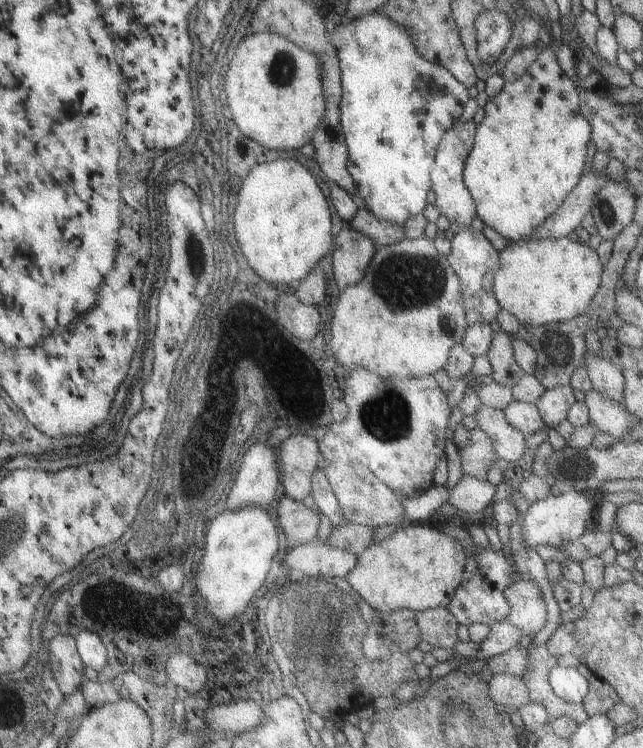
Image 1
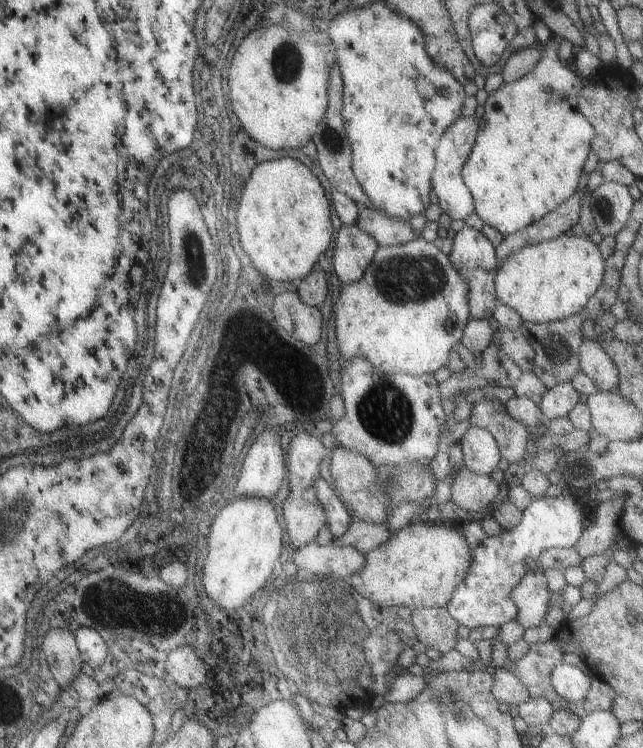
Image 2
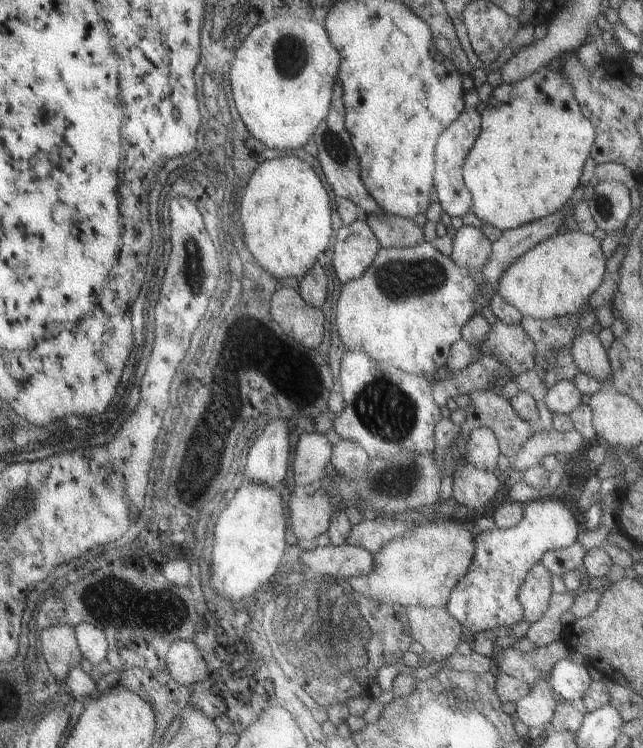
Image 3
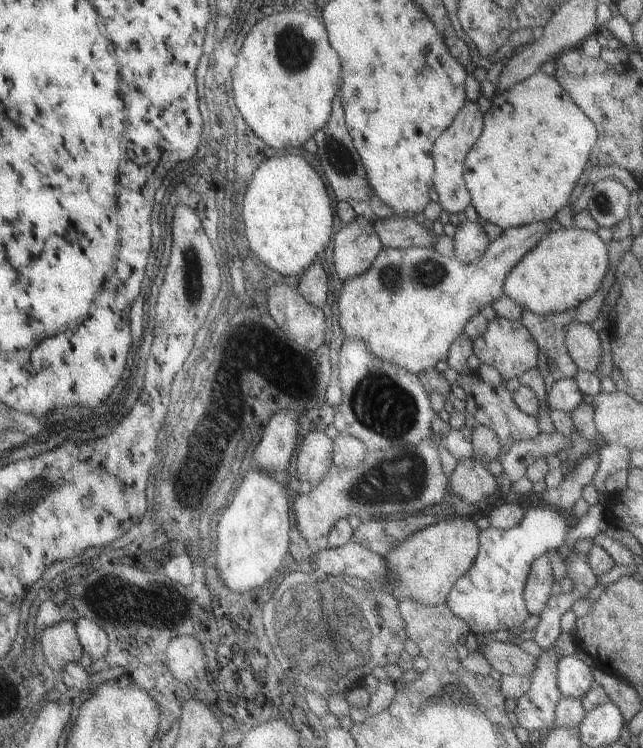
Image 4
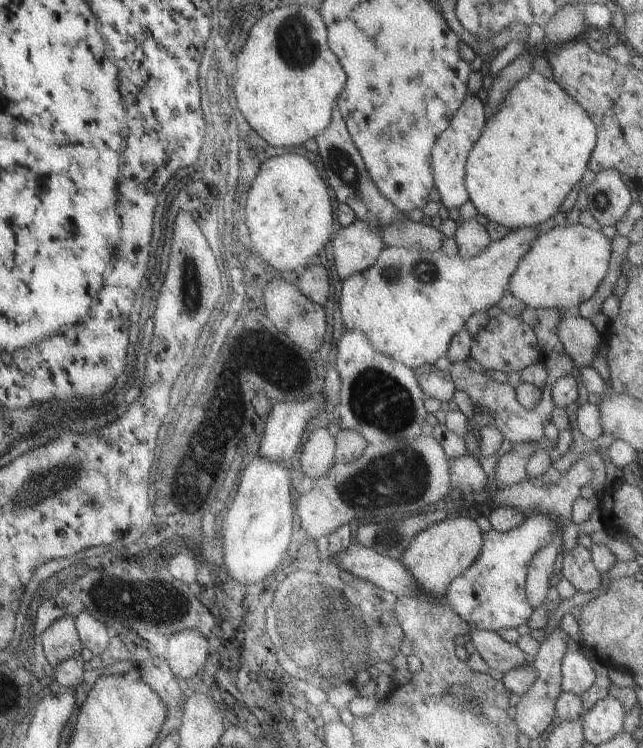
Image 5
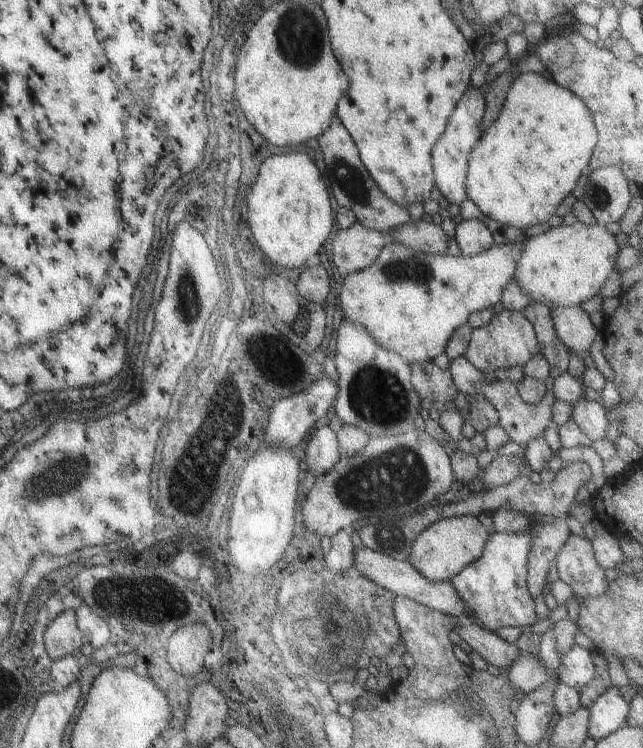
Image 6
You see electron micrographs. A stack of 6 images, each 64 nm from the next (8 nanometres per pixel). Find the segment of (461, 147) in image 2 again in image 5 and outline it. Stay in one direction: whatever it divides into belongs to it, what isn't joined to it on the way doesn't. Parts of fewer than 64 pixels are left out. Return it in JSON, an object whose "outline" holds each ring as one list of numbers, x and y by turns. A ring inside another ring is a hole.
{"outline":[[465,95,461,106,449,119,449,124,441,131,430,148,430,164,432,166,432,183,439,195,439,202,447,209,456,208,468,200,464,187,464,164,469,149,475,144,483,130,486,119,483,95]]}

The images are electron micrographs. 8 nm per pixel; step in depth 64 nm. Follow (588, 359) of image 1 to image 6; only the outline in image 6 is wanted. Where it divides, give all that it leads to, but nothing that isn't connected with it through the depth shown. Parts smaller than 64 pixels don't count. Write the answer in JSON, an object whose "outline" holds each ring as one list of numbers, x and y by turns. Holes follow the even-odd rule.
{"outline":[[580,305,564,307,549,306,555,334,563,346,573,354,583,358,595,340,597,330,589,321,589,315]]}

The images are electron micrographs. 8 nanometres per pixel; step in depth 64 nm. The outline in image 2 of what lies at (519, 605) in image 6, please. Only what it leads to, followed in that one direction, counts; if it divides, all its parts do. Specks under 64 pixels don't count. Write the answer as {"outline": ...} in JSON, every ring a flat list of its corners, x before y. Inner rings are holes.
{"outline":[[563,489,556,497,543,495,539,498,531,498,527,507,521,511,520,521,510,529,505,529,497,536,486,537,471,550,471,563,463,580,455,586,446,604,449,616,459,626,465,628,477,628,480,626,498,627,500,624,514,620,516,613,515,605,510,599,509,591,515,586,527,572,527,564,536,560,537,555,549,547,572,547,579,538,581,531,588,521,584,513,584,505,579,504,575,499,573,491]]}

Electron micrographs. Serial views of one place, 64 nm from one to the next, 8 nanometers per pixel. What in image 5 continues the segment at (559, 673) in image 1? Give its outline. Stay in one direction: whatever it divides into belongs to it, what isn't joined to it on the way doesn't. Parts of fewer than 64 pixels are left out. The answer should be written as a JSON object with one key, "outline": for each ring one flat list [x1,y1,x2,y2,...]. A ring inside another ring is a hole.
{"outline":[[579,651,565,652,560,660,560,690,578,697,584,693,597,677,590,664]]}

